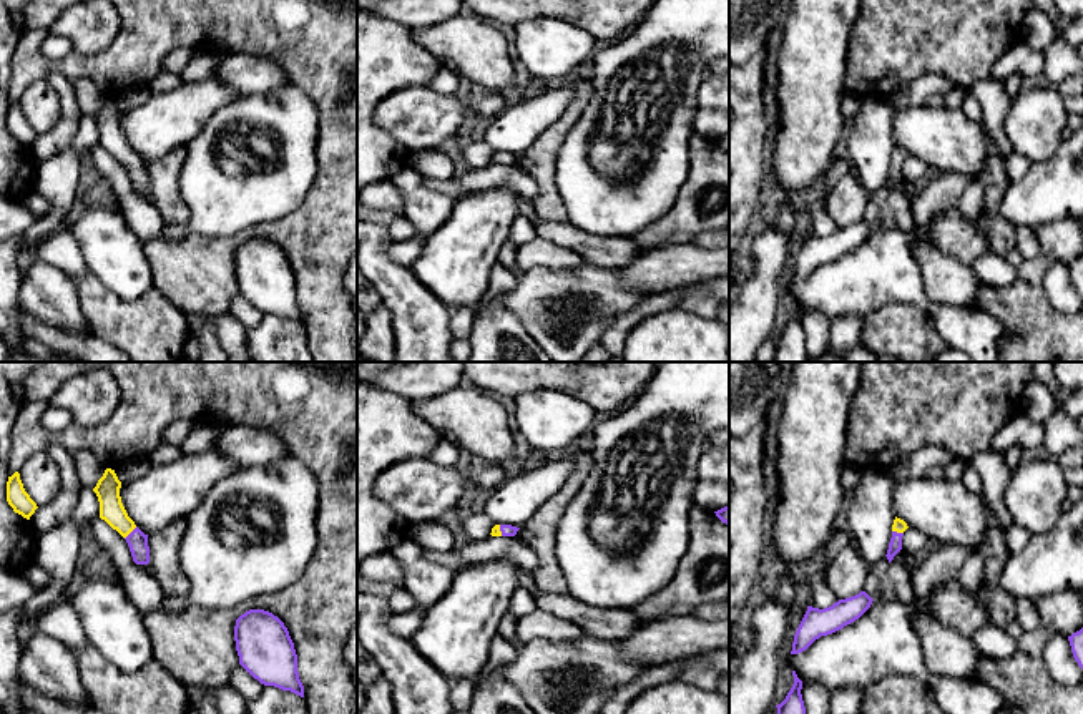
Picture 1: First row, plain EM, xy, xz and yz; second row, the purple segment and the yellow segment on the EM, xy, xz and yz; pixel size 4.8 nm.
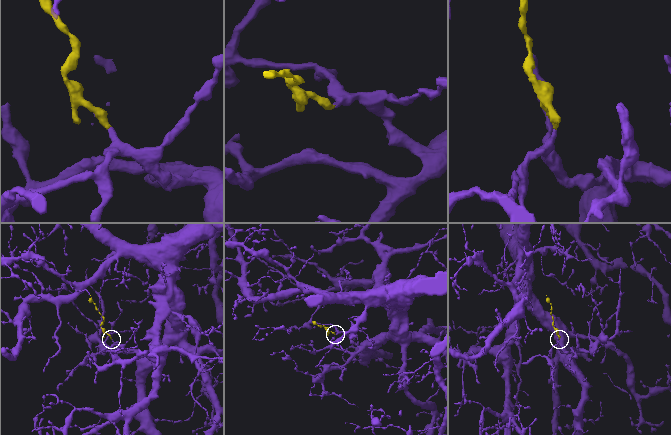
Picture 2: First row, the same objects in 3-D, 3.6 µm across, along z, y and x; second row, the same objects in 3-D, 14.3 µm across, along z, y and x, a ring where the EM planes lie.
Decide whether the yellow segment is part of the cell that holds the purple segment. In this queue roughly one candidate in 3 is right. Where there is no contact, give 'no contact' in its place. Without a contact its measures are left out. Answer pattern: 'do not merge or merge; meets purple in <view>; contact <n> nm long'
merge; meets purple in xy; contact 90 nm long

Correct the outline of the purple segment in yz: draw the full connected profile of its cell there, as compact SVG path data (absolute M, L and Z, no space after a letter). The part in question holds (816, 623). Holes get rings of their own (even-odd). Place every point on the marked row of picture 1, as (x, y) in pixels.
M860 591L855 596L839 599L829 608L807 606L807 611L794 634L791 654L806 651L821 636L832 634L859 619L872 604L872 598Z

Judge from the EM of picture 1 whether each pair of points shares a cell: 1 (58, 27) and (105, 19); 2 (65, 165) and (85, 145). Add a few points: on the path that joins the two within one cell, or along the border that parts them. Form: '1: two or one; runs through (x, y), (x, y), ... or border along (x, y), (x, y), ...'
1: one; runs through (70, 24), (93, 24)
2: one; runs through (70, 160), (80, 150)

